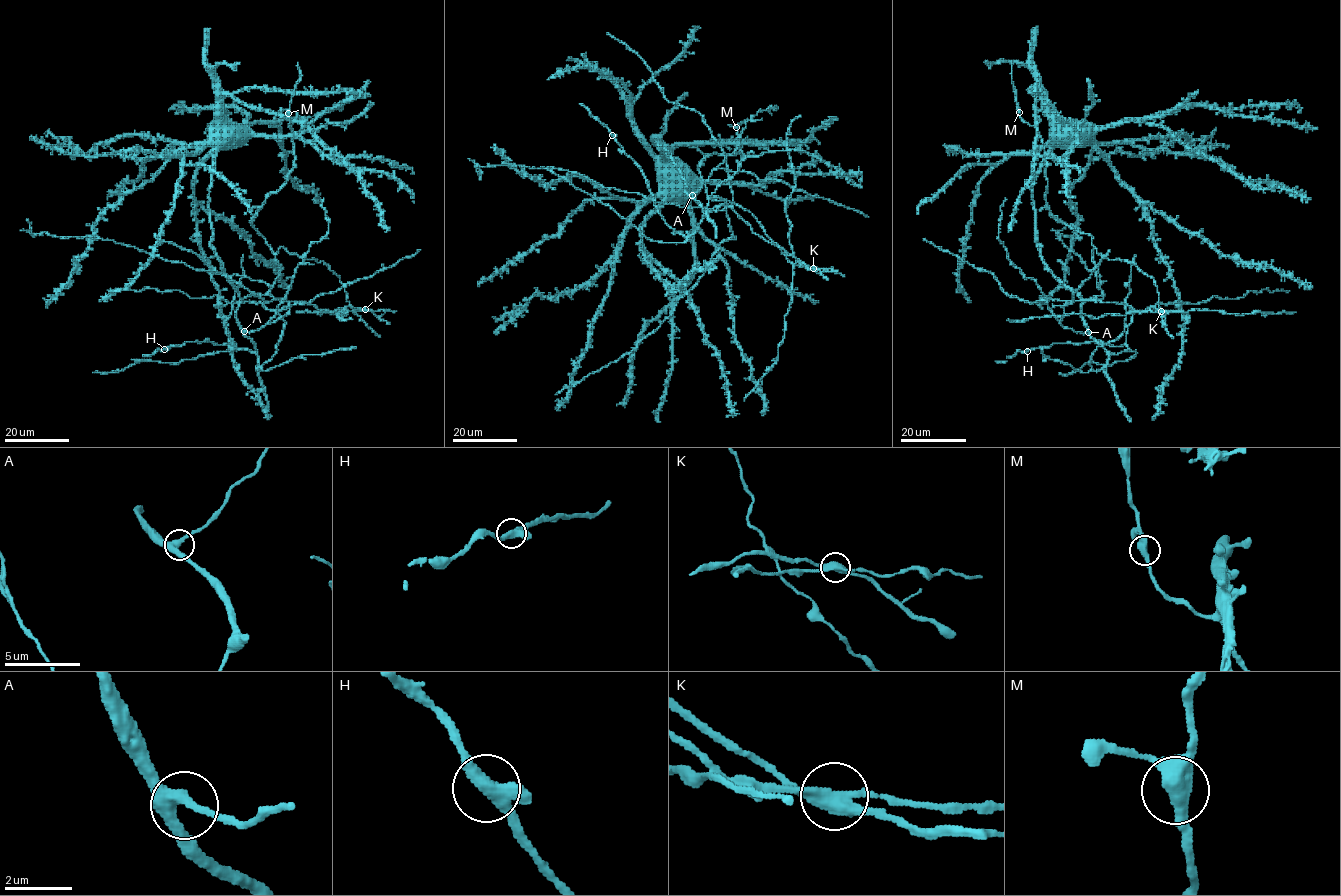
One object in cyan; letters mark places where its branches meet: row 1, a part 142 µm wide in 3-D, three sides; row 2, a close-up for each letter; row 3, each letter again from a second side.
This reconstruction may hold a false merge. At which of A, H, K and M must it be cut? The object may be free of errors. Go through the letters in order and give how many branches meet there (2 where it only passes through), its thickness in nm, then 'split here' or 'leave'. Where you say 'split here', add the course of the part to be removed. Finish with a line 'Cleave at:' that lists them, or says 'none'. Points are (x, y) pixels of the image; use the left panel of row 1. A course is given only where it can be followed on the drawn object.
A: branches 3; calibre 340 nm; leave
H: branches 3; calibre 360 nm; leave
K: branches 3; calibre 380 nm; split here; course (365, 310), (344, 310), (337, 316), (347, 312), (338, 318), (352, 319)
M: branches 3; calibre 400 nm; leave
Cleave at: K

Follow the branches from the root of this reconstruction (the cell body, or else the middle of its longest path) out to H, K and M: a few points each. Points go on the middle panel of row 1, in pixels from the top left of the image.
H: (664, 167), (657, 140), (702, 210), (688, 236), (665, 222), (641, 169), (612, 135)
K: (664, 167), (669, 162), (657, 140), (702, 207), (719, 211), (731, 206), (753, 232), (813, 268)
M: (664, 167), (657, 140), (702, 207), (728, 205), (708, 197), (698, 165), (715, 152), (743, 153), (736, 127)

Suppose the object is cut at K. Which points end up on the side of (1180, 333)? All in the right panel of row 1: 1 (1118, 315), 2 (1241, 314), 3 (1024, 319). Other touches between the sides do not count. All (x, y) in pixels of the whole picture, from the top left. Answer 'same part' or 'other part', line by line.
1: other part
2: other part
3: other part

